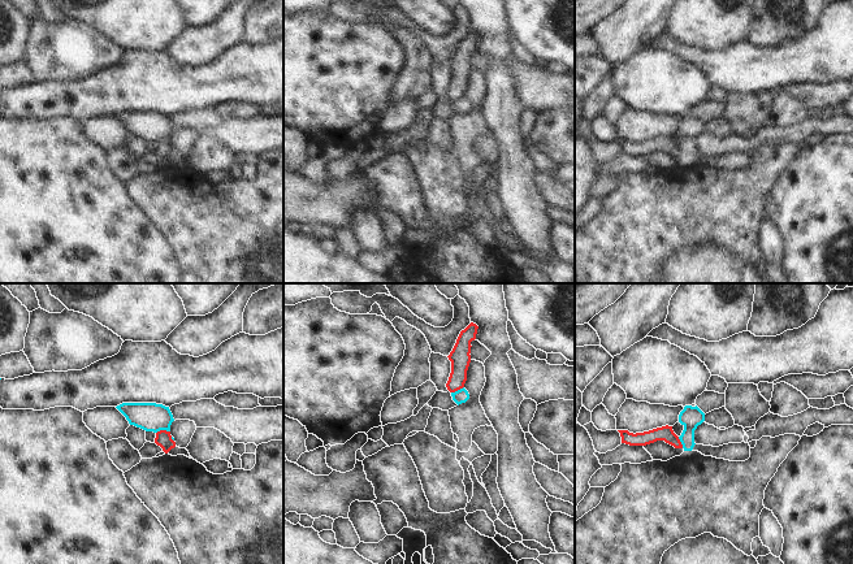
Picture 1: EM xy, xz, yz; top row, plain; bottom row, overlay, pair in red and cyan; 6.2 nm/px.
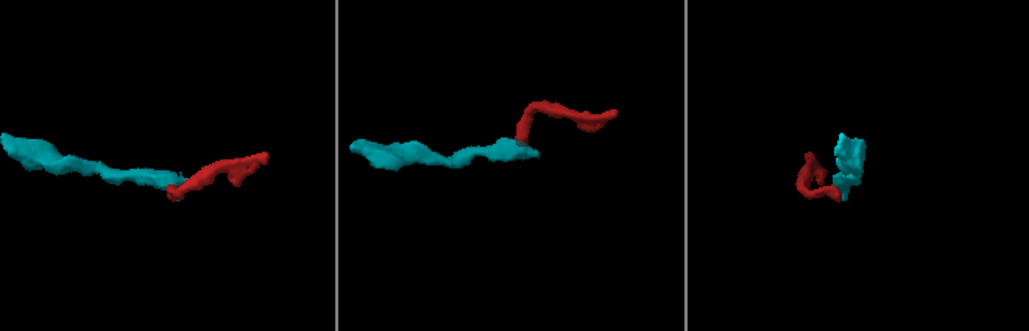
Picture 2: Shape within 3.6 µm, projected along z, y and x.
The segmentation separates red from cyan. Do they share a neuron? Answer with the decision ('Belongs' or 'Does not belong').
Does not belong

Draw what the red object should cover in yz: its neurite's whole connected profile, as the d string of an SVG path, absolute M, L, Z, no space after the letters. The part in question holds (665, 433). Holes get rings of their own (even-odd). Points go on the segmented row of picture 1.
M662 426L644 433L629 433L628 430L618 430L622 437L622 443L629 446L646 446L657 441L664 441L675 448L683 448L679 437L674 433L672 426Z

